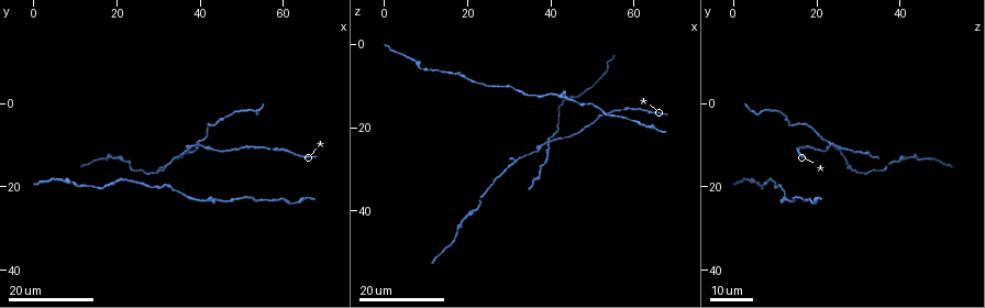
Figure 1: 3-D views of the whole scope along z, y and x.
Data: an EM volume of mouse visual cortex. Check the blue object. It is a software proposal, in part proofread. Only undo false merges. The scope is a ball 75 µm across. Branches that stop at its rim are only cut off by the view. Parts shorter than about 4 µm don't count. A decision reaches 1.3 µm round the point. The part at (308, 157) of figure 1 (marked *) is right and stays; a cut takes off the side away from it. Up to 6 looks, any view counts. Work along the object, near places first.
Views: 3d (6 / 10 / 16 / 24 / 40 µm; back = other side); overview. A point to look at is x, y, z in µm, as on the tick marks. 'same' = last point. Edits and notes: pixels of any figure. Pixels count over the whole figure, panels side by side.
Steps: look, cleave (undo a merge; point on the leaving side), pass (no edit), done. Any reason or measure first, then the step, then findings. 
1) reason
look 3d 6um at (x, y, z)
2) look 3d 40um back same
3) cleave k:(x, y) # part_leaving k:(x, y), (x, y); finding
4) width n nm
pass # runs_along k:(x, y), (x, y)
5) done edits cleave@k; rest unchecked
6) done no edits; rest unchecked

sudden change in width
look 3d 16um at (42.0, 23.5, 12.5)

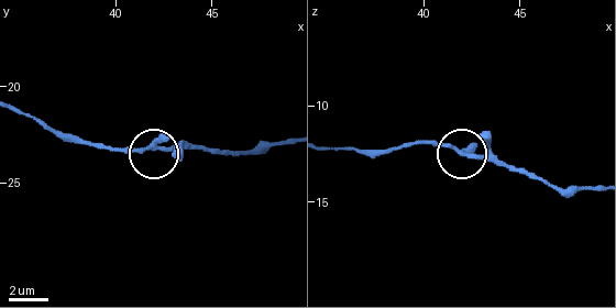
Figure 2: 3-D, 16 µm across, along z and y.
look 3d 6um at (41.7, 23.1, 12.4)

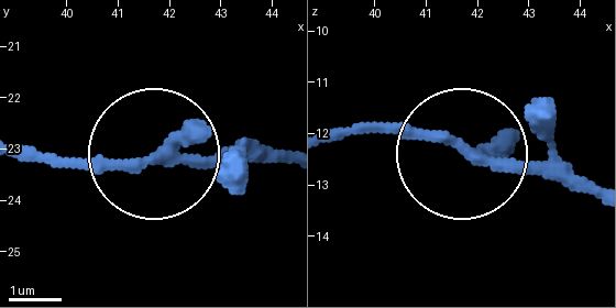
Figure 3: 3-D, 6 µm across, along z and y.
width 210 nm
pass # runs_along 3:(279, 164), (21, 164); all the same cell

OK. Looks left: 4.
four-way junction
look 3d 16um at (39.0, 9.5, 23.0)

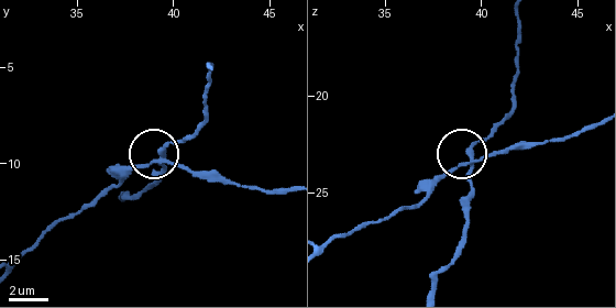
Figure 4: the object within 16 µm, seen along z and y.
closer look
look 3d 6um at (39.4, 9.5, 23.1)

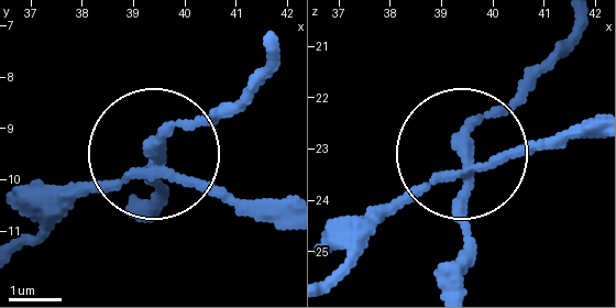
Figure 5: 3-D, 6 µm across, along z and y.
arms 4
cleave 5:(165, 195) # a second cell is stuck on

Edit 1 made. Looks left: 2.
calibre changes
look 3d 16um at (15.0, 20.0, 6.5)

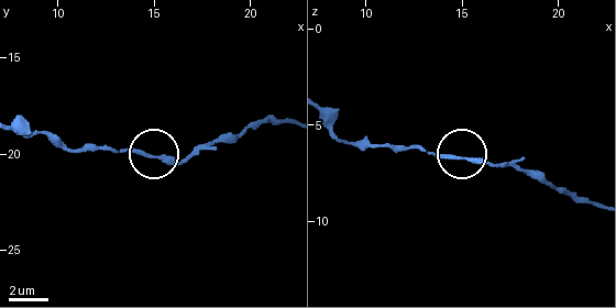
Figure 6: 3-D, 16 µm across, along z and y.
closer look
look 3d 10um at (14.6, 20.1, 6.6)

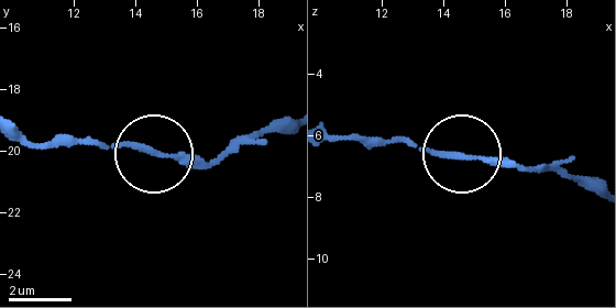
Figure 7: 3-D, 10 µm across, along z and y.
pass # runs_along 7:(592, 190), (545, 167), (497, 167), (458, 151), (365, 143); all the same cell

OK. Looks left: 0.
done edits cleave@5; rest unchecked

